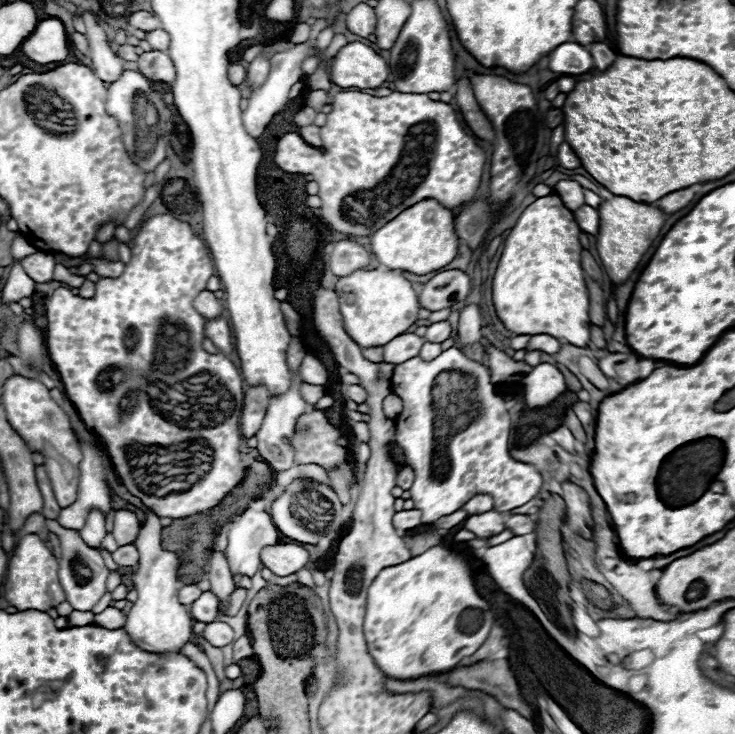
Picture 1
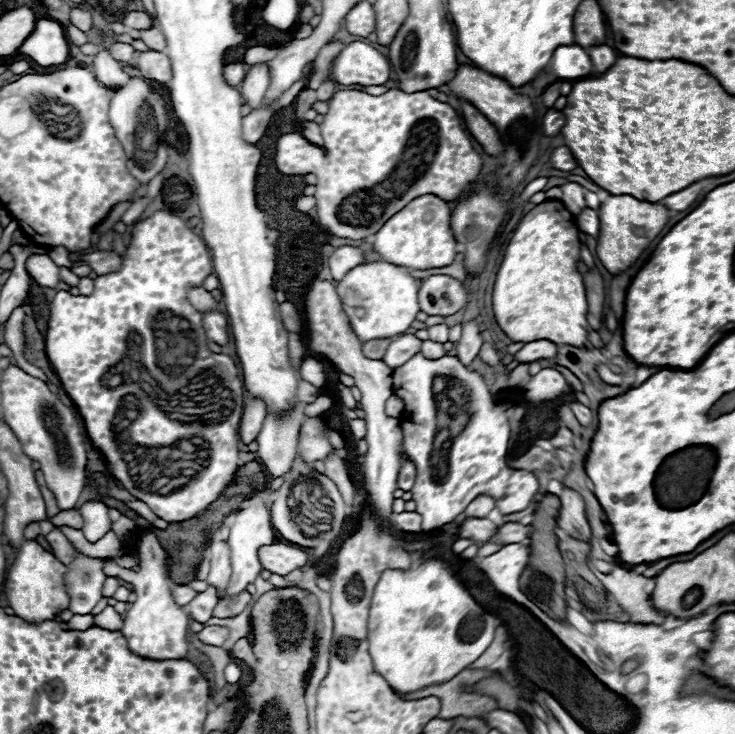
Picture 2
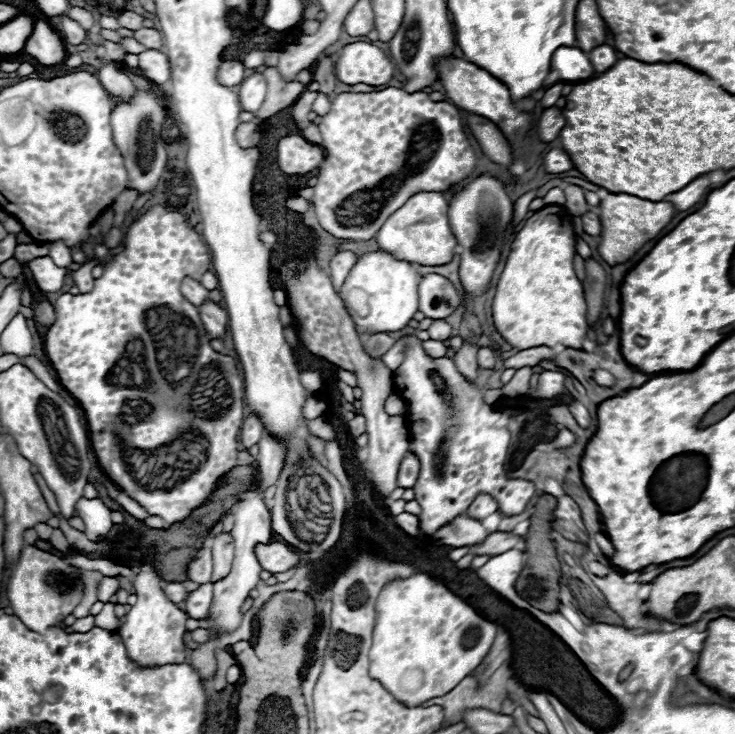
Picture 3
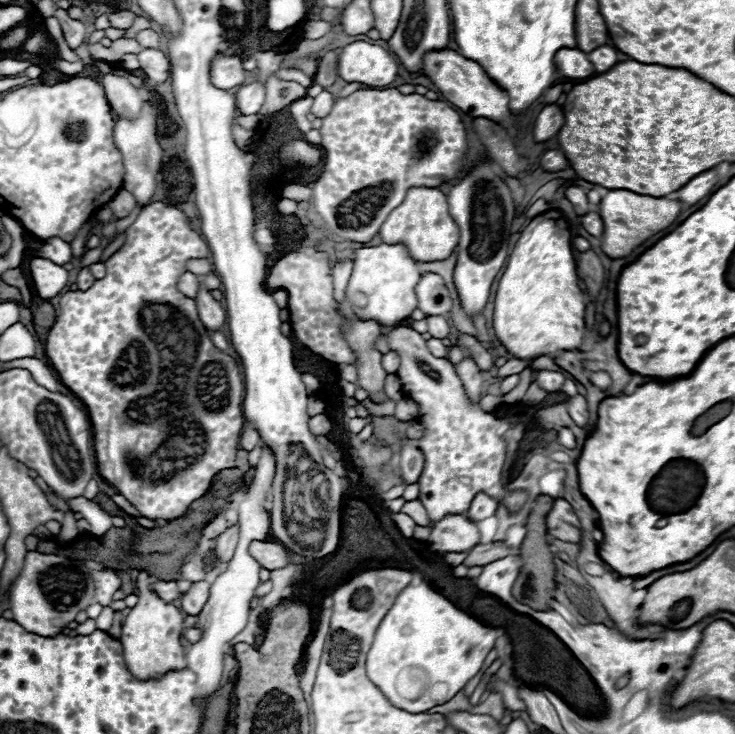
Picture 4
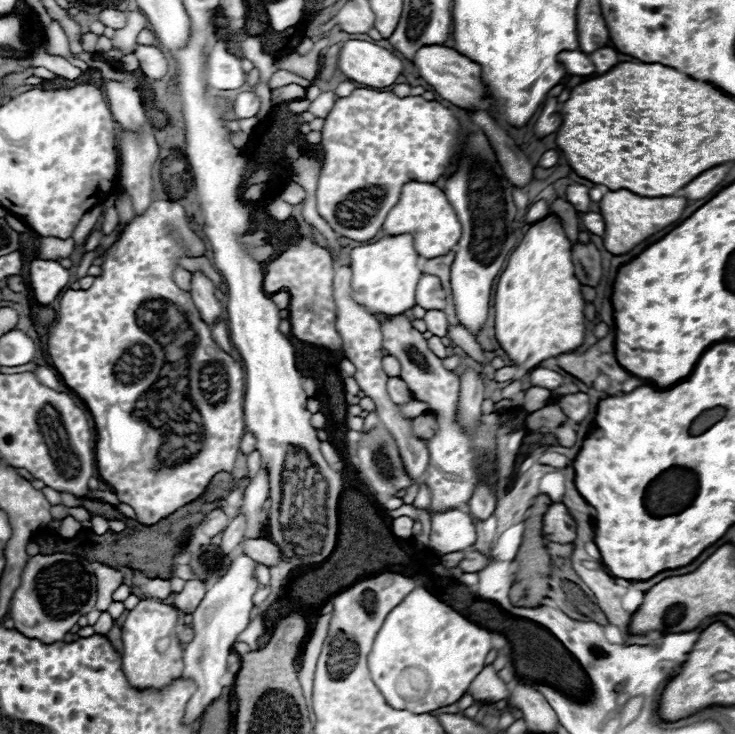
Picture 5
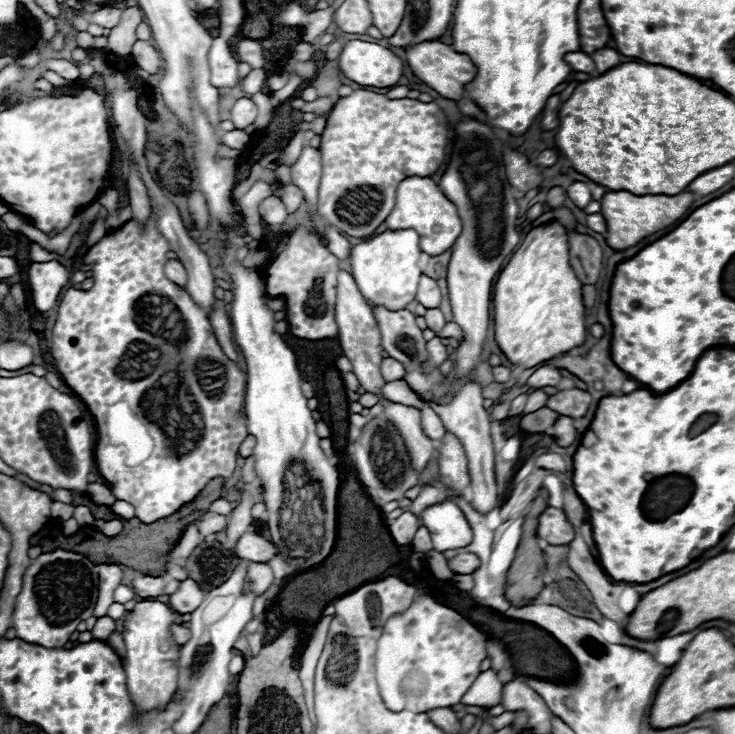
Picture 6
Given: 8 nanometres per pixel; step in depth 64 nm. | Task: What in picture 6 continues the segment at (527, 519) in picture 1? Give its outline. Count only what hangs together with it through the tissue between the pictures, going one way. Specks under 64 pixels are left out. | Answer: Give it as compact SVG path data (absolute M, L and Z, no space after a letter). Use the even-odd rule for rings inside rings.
M458 554L448 562L448 566L456 574L472 574L480 566L480 558L476 558L476 554Z

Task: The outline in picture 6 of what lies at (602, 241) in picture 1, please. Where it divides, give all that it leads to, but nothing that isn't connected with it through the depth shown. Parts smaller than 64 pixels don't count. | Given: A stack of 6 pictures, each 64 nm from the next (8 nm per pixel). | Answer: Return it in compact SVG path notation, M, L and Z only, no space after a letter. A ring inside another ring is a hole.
M618 190L618 192L608 192L604 194L604 198L600 200L602 202L602 214L604 214L604 220L606 220L606 244L612 248L612 250L626 250L634 244L638 244L642 238L674 224L680 216L684 216L684 212L692 206L694 202L694 194L690 192L682 192L682 194L676 194L676 196L652 196L652 194L646 194L646 196L636 196L632 192L626 192L626 190Z

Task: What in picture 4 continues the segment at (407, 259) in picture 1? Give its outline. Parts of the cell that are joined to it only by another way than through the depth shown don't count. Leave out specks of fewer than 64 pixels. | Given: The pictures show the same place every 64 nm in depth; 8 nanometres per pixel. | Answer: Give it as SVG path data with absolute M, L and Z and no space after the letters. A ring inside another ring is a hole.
M410 188L404 202L392 210L380 228L380 238L384 244L404 244L410 256L418 262L446 260L458 246L458 226L448 214L446 194L438 188Z

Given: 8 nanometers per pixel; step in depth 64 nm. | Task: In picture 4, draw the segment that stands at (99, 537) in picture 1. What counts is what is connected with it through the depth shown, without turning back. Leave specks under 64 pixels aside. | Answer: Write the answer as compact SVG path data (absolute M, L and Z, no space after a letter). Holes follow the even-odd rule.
M80 496L70 502L70 508L84 516L84 520L94 528L94 536L102 536L112 528L112 516L106 510L102 510L100 504L96 504L94 500Z

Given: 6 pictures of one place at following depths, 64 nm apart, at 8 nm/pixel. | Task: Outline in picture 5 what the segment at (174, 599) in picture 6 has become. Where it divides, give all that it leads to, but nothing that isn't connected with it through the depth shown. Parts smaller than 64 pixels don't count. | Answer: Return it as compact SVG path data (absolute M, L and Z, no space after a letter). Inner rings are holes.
M188 580L184 590L174 594L174 606L184 612L184 614L192 614L196 610L196 606L202 602L206 594L206 584L200 580Z

